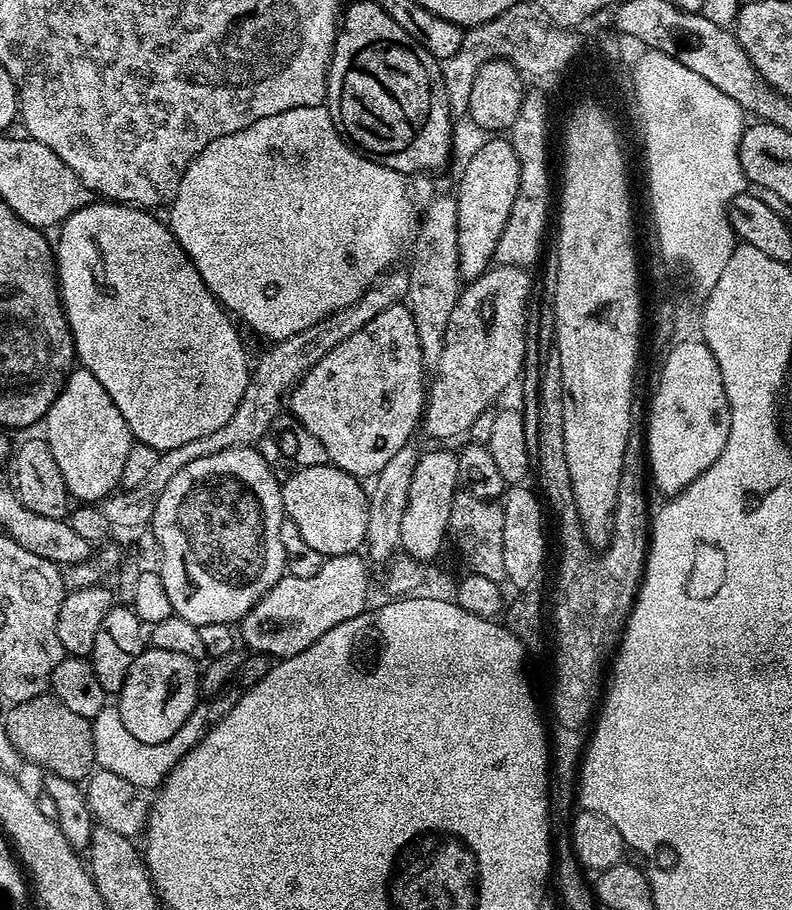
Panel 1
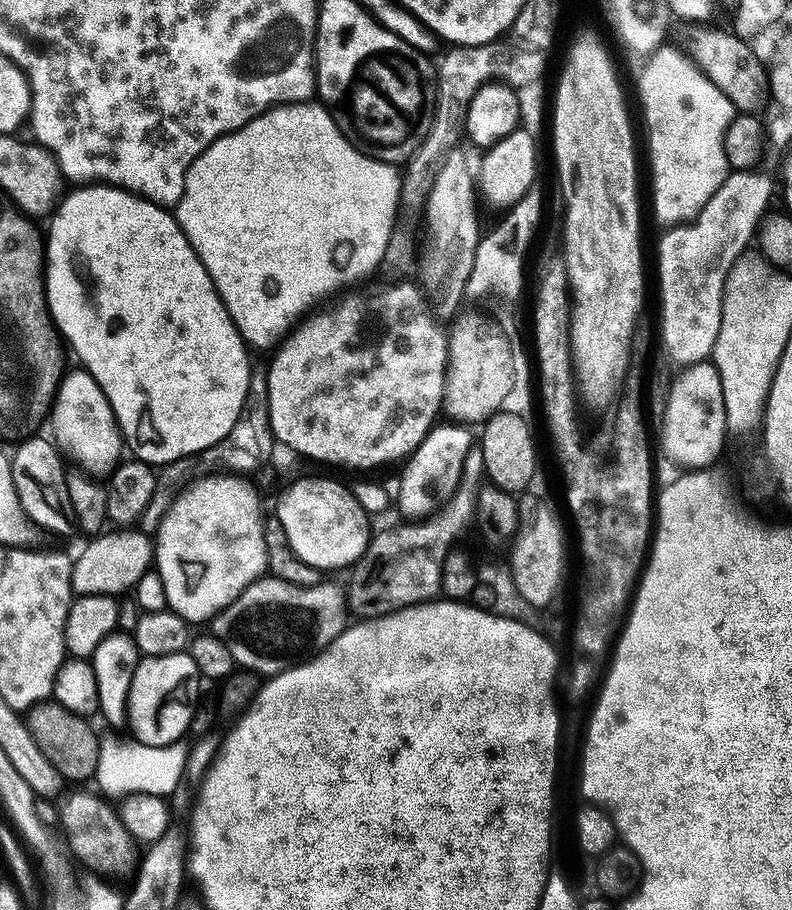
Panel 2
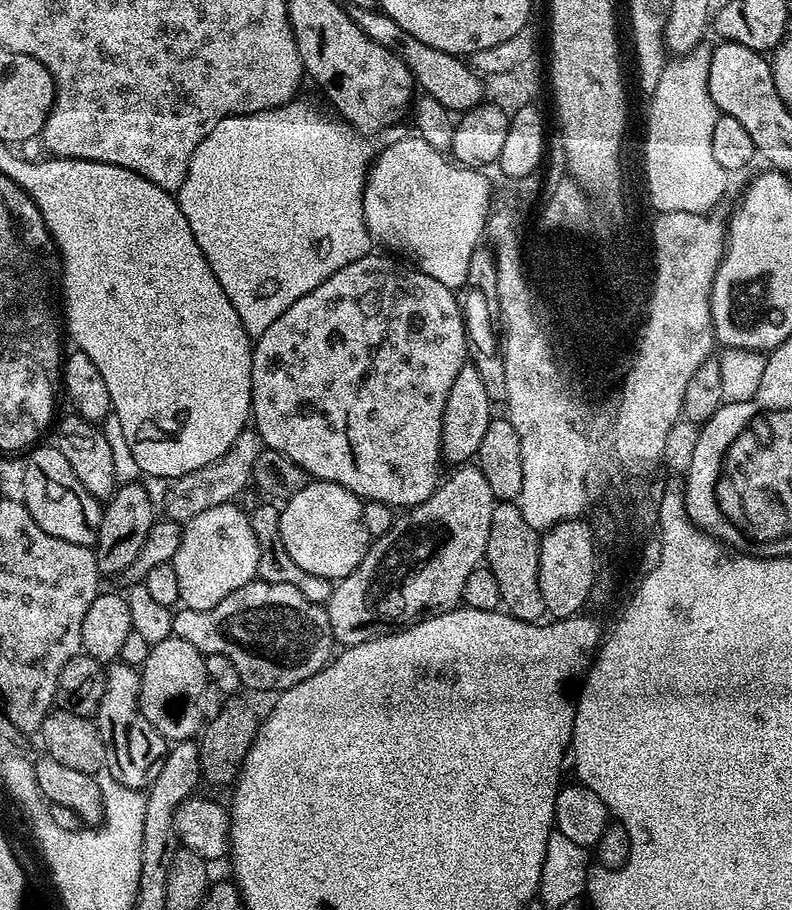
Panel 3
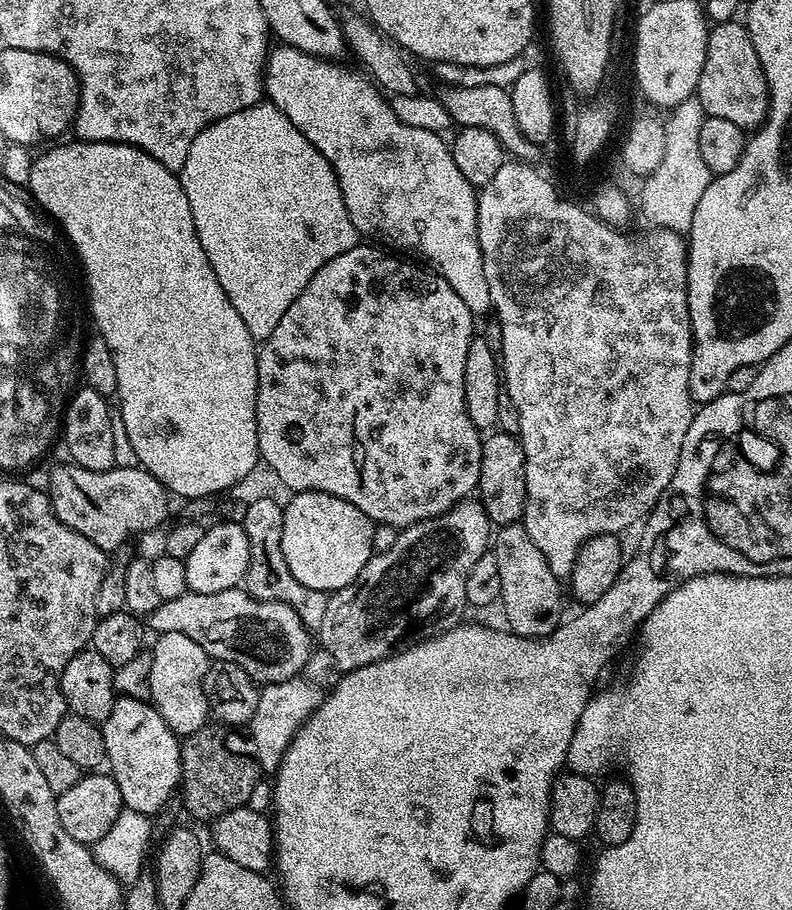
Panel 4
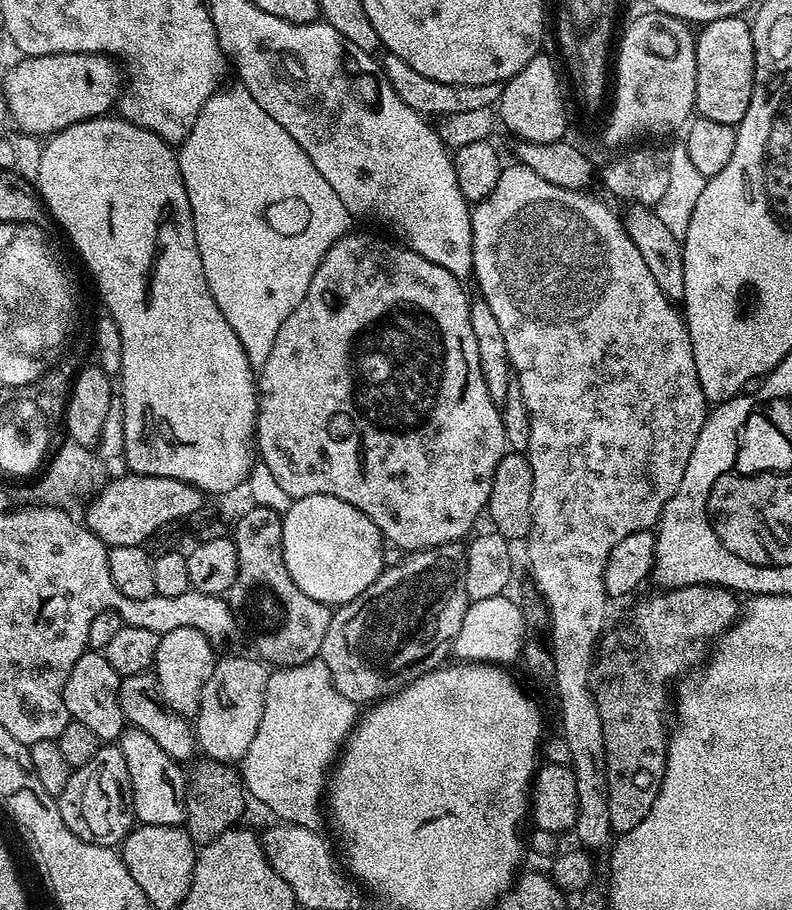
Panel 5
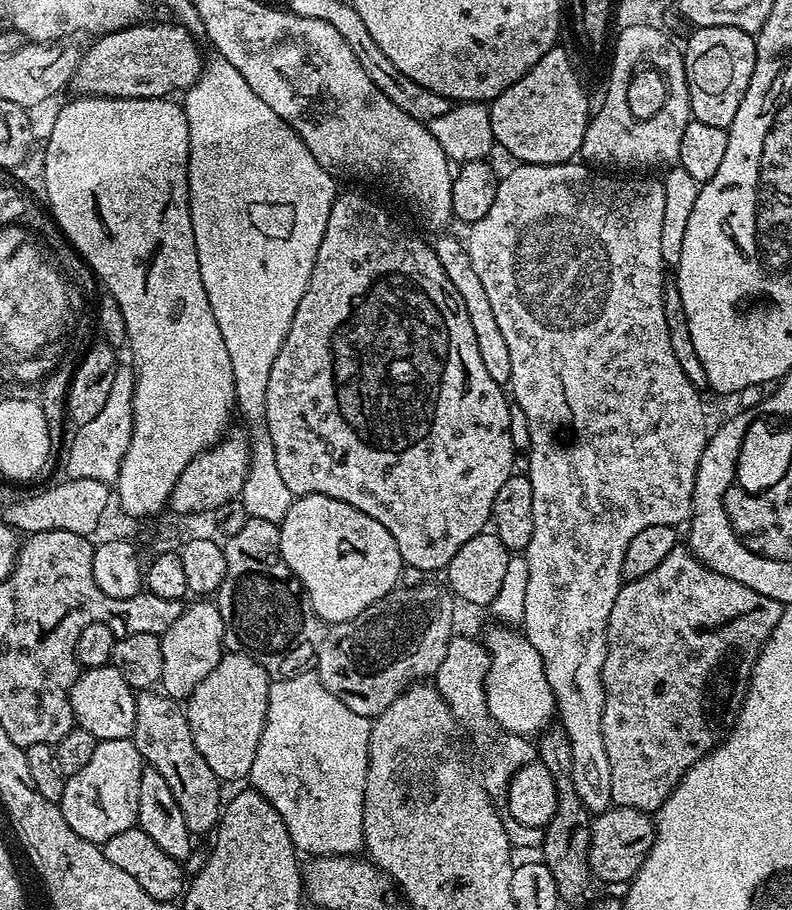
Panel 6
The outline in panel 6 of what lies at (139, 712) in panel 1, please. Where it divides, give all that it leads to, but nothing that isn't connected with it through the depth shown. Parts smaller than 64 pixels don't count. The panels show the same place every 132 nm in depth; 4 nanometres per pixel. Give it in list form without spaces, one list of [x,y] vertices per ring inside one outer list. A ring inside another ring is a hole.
[[[200,598],[196,604],[188,604],[170,630],[160,637],[162,642],[162,674],[160,684],[165,696],[172,697],[177,702],[187,701],[188,695],[218,666],[224,647],[224,623],[219,607],[211,599]]]

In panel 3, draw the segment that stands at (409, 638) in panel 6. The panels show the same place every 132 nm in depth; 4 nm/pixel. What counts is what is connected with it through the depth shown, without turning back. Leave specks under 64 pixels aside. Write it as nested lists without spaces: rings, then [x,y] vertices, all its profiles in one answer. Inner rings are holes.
[[[465,462],[453,472],[426,502],[397,515],[388,532],[369,543],[360,565],[333,587],[326,607],[337,645],[361,644],[370,636],[364,628],[375,624],[407,626],[461,607],[462,586],[470,570],[481,567],[484,560],[490,514],[497,499],[479,463]]]

